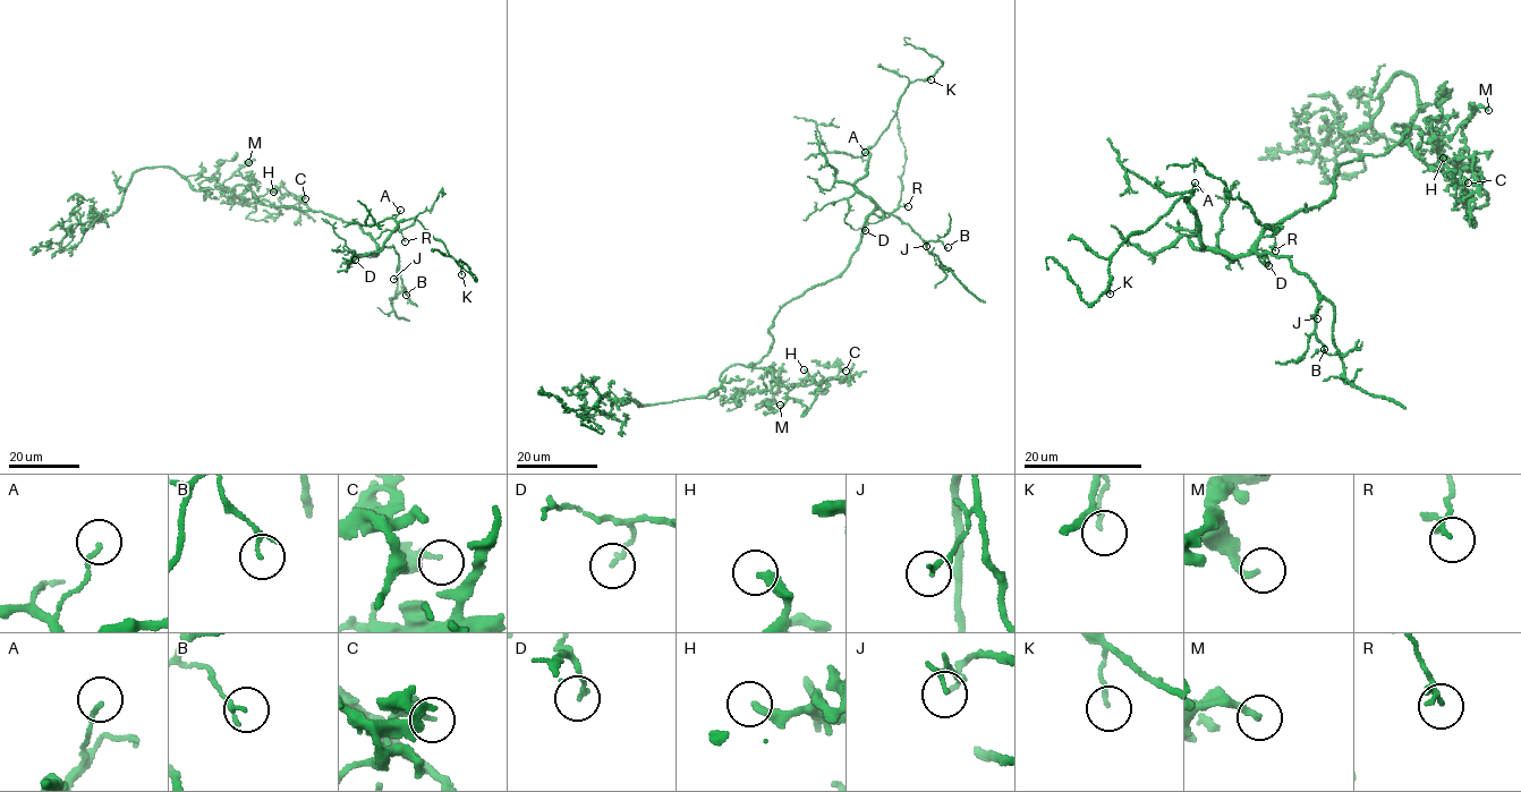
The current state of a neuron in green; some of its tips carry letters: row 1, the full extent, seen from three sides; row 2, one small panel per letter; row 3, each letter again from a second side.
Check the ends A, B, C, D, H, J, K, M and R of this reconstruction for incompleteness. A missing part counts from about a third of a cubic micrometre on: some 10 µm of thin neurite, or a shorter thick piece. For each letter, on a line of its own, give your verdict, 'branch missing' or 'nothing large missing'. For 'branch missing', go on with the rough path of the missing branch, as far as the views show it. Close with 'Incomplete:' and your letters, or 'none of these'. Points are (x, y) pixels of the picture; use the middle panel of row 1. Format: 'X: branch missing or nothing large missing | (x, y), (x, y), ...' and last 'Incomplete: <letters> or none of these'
A: branch missing
B: nothing large missing
C: nothing large missing
D: nothing large missing
H: nothing large missing
J: nothing large missing
K: nothing large missing
M: nothing large missing
R: nothing large missing
Incomplete: A

